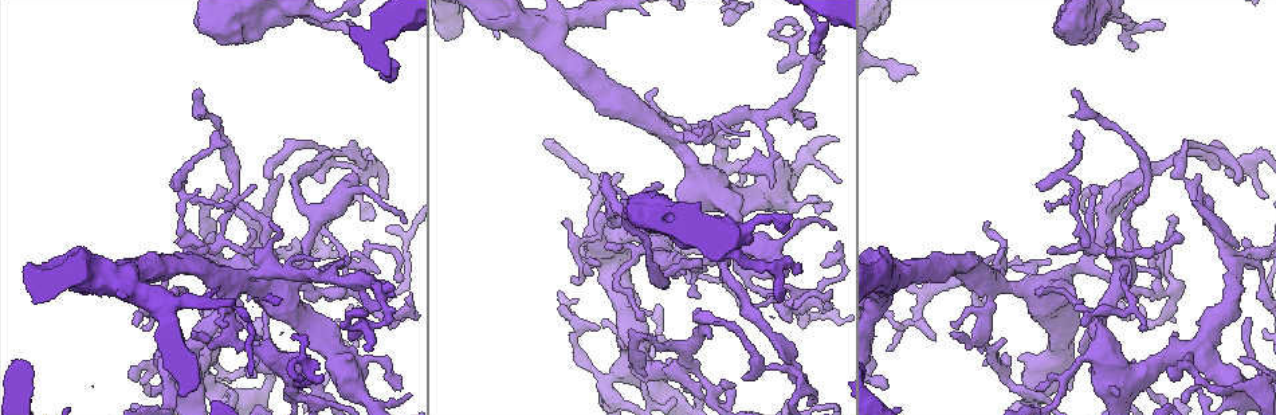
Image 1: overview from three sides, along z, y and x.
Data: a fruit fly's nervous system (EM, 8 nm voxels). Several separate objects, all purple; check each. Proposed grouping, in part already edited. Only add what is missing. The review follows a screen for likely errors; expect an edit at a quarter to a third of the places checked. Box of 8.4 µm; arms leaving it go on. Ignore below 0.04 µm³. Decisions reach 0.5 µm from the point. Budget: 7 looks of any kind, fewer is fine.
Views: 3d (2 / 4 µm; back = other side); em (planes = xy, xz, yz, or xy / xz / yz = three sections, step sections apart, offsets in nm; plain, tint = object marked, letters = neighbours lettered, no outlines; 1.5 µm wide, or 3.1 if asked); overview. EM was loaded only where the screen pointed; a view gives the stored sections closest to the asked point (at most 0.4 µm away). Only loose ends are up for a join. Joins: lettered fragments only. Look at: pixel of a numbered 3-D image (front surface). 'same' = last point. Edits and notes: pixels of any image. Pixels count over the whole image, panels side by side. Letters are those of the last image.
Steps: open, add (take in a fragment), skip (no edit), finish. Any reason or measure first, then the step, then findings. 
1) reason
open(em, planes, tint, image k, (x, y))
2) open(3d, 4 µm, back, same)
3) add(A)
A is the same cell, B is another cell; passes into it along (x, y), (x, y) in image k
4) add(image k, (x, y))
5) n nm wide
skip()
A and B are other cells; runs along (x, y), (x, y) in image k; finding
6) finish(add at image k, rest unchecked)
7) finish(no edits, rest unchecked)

two arms at a narrow angle
open(em, planes, letters, image 1, (792, 377))

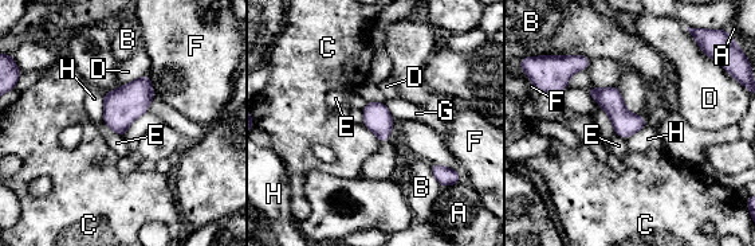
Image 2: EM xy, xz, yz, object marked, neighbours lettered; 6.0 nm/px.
G touches over 220 nm
skip()
A, B, C, D, E, F, G and H are other cells; border along (101, 93), (103, 118) in image 2; no lettered fragment goes on from it

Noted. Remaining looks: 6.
free end
open(3d, 2 µm, image 1, (916, 72))

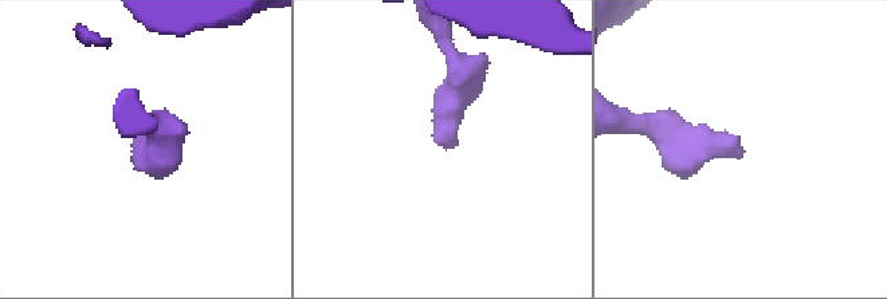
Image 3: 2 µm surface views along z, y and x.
open(em, planes, letters, image 3, (146, 153))

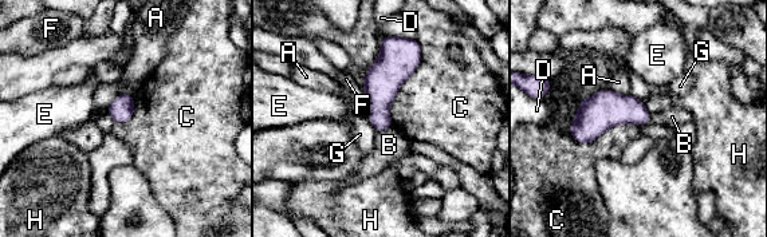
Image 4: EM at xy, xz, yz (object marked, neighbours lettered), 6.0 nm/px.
skip()
A, B, C, D, E, F, G and H are other cells; border along (638, 125), (590, 142), (567, 130) in image 4; no lettered fragment goes on from it

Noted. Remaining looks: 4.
free end
open(em, planes, letters, image 1, (821, 44))

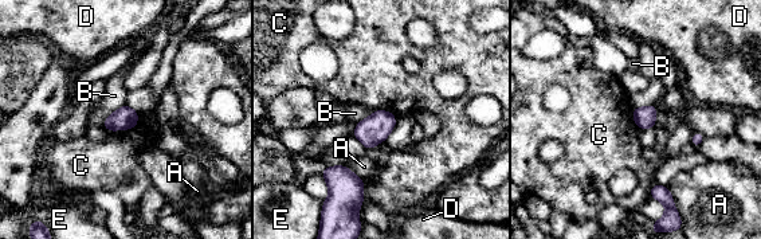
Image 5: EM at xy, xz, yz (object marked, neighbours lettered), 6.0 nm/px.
skip()
A, B, C, D and E are other cells; border along (138, 120), (134, 126), (106, 130) in image 5; none of them fits

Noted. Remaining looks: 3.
finish(no edits, rest unchecked)

